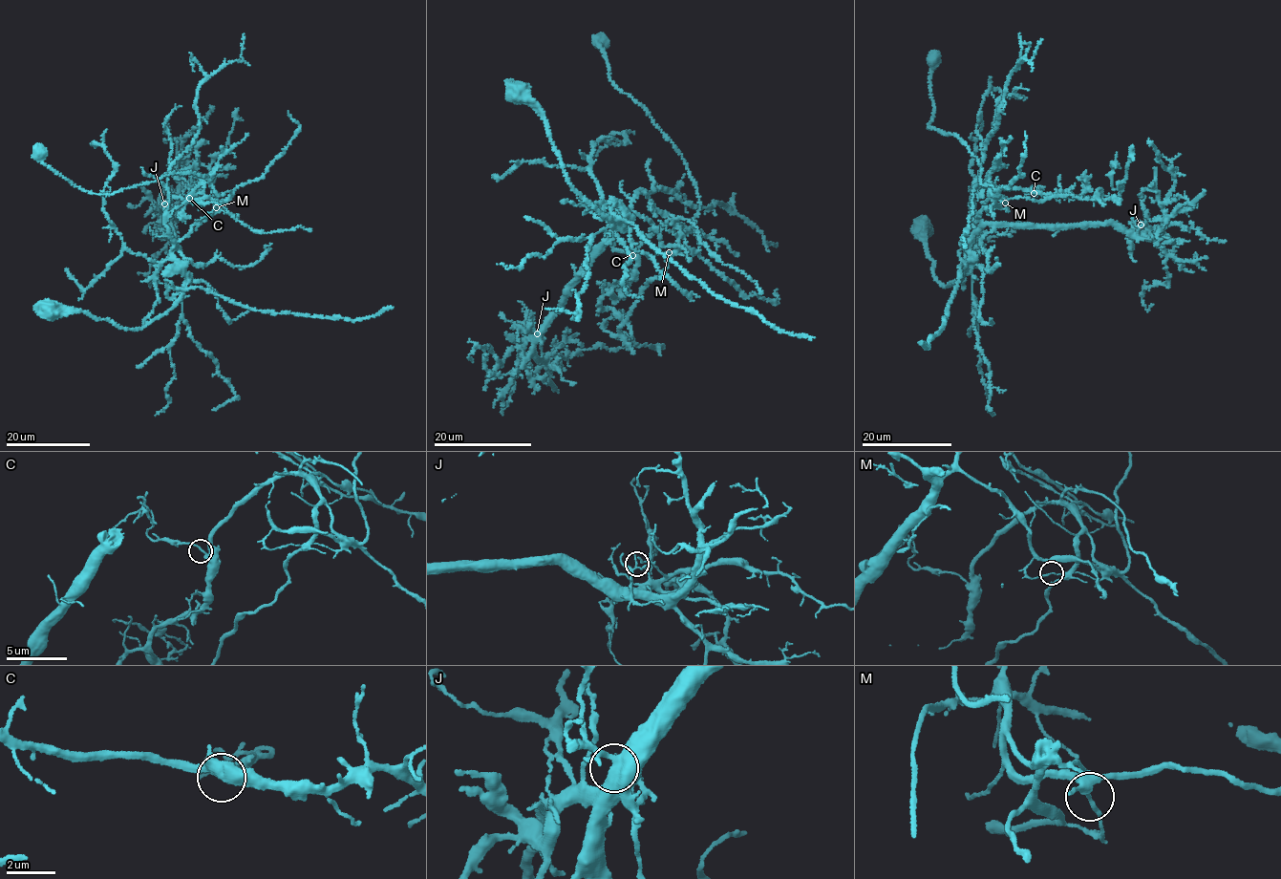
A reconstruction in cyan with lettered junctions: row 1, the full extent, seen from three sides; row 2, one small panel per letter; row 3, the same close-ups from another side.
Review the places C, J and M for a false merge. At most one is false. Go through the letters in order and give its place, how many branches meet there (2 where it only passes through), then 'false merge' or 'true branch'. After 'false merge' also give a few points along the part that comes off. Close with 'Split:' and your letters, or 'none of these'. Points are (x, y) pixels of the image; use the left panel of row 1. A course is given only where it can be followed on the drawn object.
C: (189, 198) | 2 | true branch
J: (164, 203) | 2 | true branch
M: (216, 207) | 2 | false merge | (216, 207), (232, 193), (221, 196), (206, 177), (192, 173), (113, 194), (79, 188), (42, 160), (38, 144)
Split: M

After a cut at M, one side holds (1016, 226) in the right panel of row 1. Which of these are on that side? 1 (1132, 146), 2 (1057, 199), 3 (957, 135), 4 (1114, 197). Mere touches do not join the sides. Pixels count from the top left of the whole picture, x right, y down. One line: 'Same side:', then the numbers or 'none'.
Same side: none

